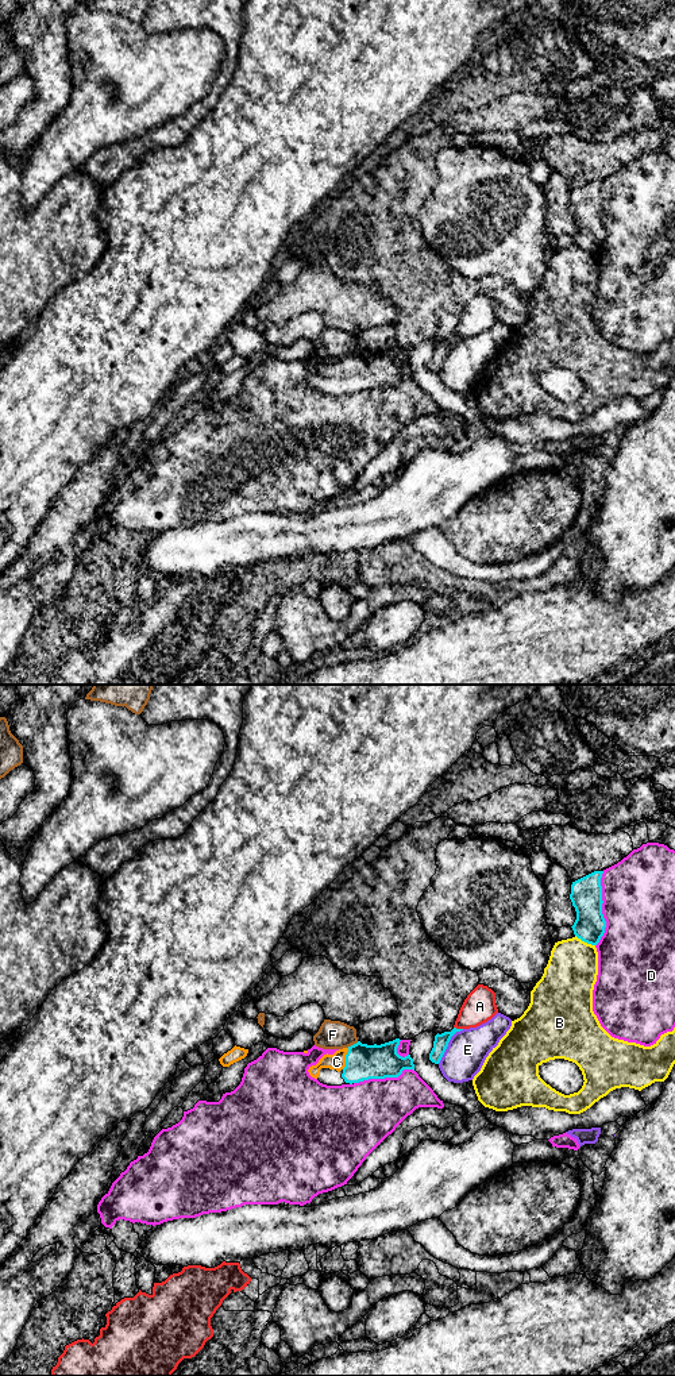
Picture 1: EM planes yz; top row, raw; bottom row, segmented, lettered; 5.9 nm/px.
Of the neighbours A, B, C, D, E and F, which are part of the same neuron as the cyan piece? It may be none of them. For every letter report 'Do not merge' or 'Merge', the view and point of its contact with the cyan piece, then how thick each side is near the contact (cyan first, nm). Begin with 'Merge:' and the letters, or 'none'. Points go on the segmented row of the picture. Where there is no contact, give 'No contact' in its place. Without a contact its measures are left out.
Merge: C
A: Do not merge. Touches cyan at yz (458, 1029). Thickness 90 nm (cyan) against 190 nm
B: Do not merge. Touches cyan at yz (585, 941). Thickness 180 nm (cyan) against 320 nm
C: Merge. Touches cyan at yz (346, 1059). Thickness 220 nm (cyan) against 100 nm
D: Do not merge. Touches cyan at yz (601, 909). Thickness 190 nm (cyan) against 440 nm
E: Do not merge. Touches cyan at yz (447, 1044). Thickness 90 nm (cyan) against 240 nm
F: Do not merge. Touches cyan at yz (354, 1044). Thickness 220 nm (cyan) against 180 nm

